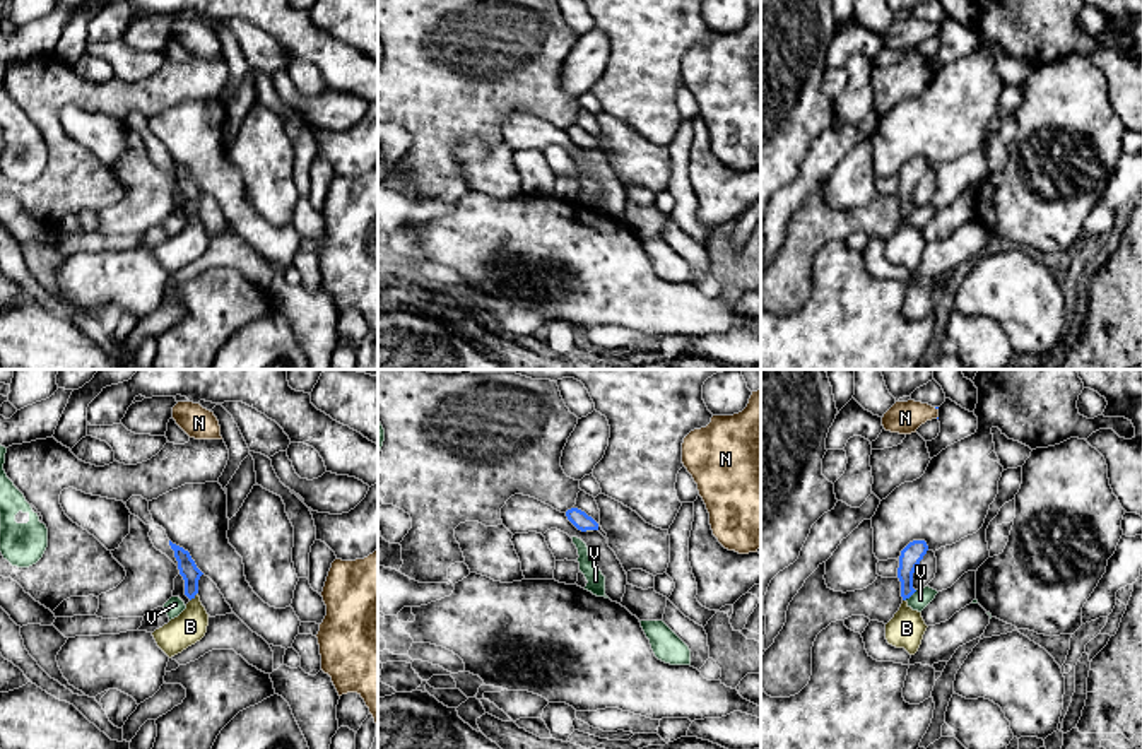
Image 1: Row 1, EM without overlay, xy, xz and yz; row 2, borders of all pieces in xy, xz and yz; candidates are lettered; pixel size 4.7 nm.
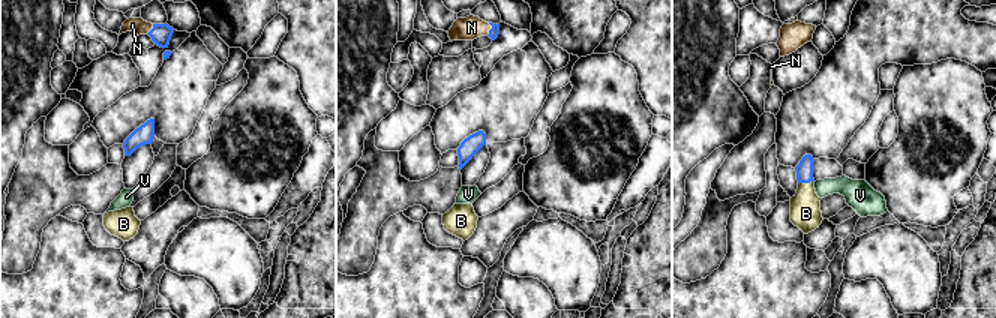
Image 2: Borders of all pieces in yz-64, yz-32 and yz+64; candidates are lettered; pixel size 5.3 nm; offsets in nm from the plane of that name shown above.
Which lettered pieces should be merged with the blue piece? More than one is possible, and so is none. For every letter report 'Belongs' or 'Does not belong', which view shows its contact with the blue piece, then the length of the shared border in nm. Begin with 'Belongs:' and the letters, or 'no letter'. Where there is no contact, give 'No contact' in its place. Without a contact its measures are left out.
Belongs: B, N
B: Belongs. Touches blue in xy. Shared border 60 nm
N: Belongs. No contact
V: Does not belong. Touches blue in yz. Shared border 80 nm

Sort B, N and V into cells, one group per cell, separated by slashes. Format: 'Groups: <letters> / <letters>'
Groups: B N / V

